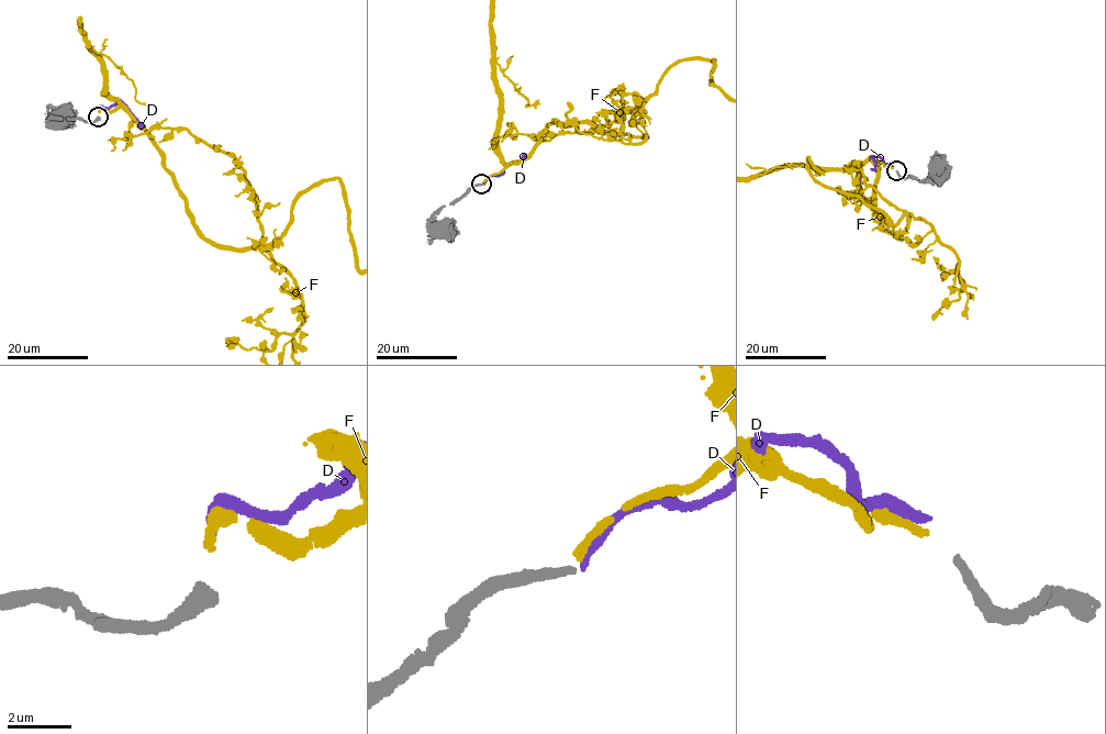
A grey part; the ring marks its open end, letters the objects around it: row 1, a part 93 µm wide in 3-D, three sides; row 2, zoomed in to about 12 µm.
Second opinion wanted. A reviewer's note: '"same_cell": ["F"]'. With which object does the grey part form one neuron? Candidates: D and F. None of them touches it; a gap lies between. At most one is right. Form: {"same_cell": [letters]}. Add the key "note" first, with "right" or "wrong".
{"note": "right", "same_cell": ["F"]}

